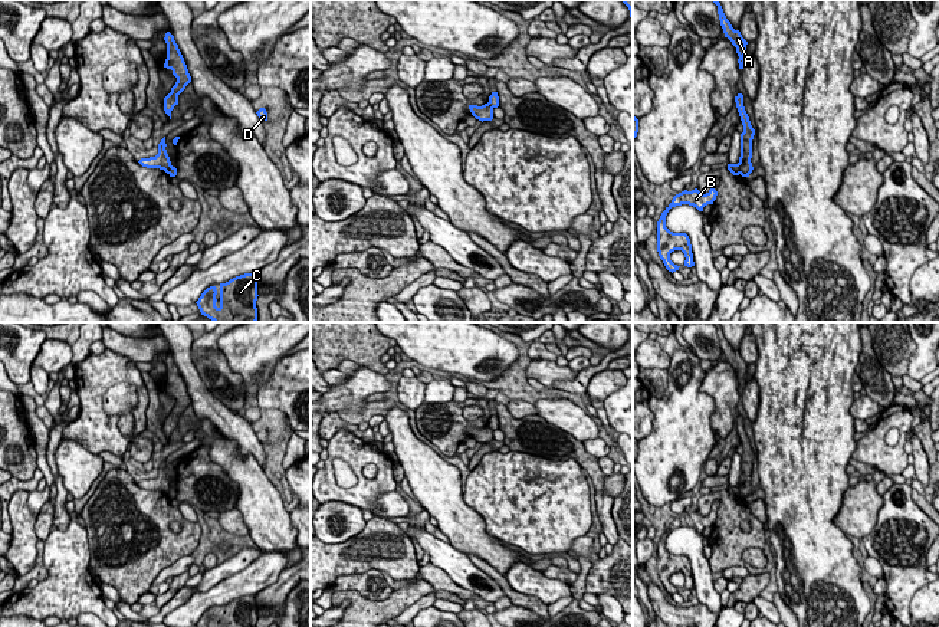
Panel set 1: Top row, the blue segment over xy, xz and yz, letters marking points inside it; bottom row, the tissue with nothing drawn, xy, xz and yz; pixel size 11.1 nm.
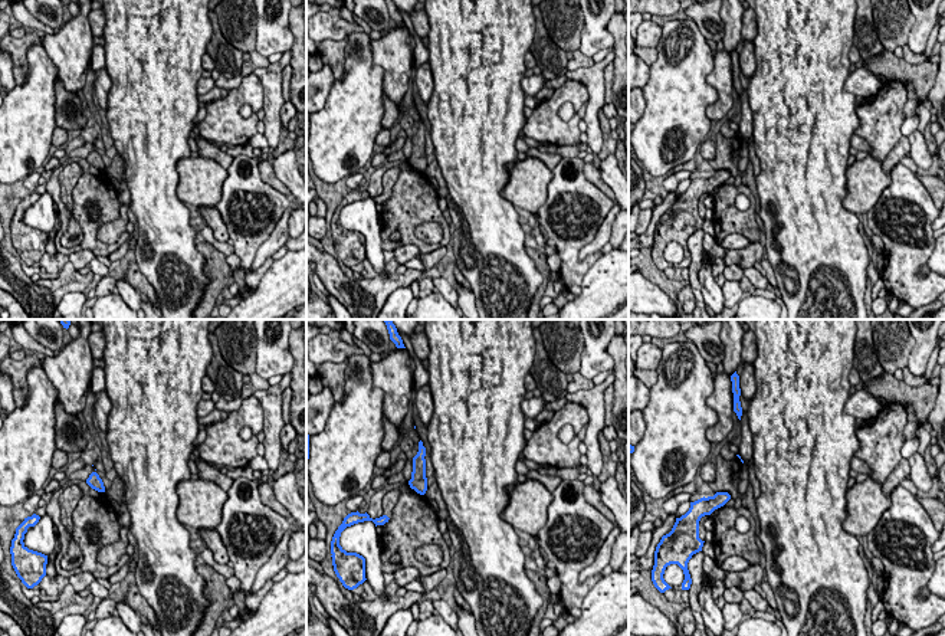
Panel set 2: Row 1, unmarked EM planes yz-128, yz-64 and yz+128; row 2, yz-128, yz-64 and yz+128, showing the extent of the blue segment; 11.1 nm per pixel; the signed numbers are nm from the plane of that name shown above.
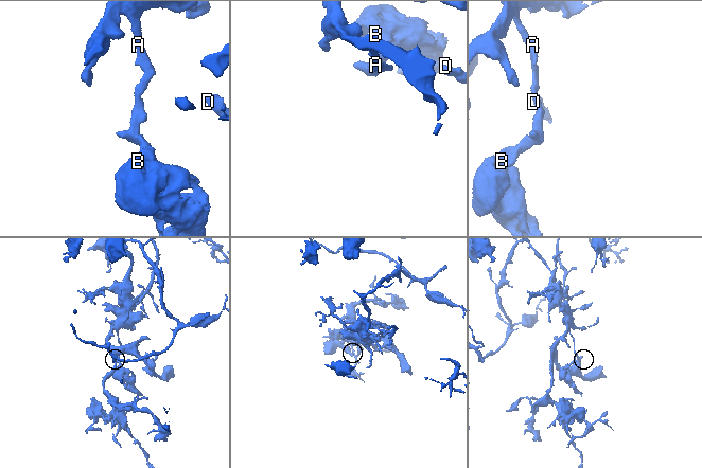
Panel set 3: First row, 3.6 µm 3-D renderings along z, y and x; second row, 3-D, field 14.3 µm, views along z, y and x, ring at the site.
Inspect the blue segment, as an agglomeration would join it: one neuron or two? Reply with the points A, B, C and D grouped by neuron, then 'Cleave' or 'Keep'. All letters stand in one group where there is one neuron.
Groups: A D / B C. Cleave

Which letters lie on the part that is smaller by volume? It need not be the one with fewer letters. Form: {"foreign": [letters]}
{"foreign": ["B", "C"]}

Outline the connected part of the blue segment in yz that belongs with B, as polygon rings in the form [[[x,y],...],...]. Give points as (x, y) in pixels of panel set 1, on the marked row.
[[[697,188],[692,191],[682,191],[676,194],[672,203],[666,207],[657,221],[657,252],[669,272],[679,270],[680,266],[674,265],[670,260],[670,253],[674,250],[682,250],[684,253],[684,266],[695,266],[690,239],[686,233],[673,233],[666,227],[666,216],[672,207],[689,204],[696,207],[699,211],[703,211],[703,207],[713,204],[716,200],[718,191],[710,188],[706,194],[702,194]]]

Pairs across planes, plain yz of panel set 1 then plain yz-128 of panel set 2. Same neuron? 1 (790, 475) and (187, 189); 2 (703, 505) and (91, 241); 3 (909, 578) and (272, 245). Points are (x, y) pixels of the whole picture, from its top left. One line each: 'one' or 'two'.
1: two
2: one
3: two

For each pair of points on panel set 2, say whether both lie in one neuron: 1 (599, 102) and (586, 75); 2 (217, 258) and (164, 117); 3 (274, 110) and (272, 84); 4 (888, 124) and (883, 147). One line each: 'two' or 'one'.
1: one
2: two
3: one
4: one

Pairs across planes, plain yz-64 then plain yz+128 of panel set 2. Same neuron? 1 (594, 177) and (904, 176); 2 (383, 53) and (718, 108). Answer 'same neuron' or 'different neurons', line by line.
1: different neurons
2: same neuron

